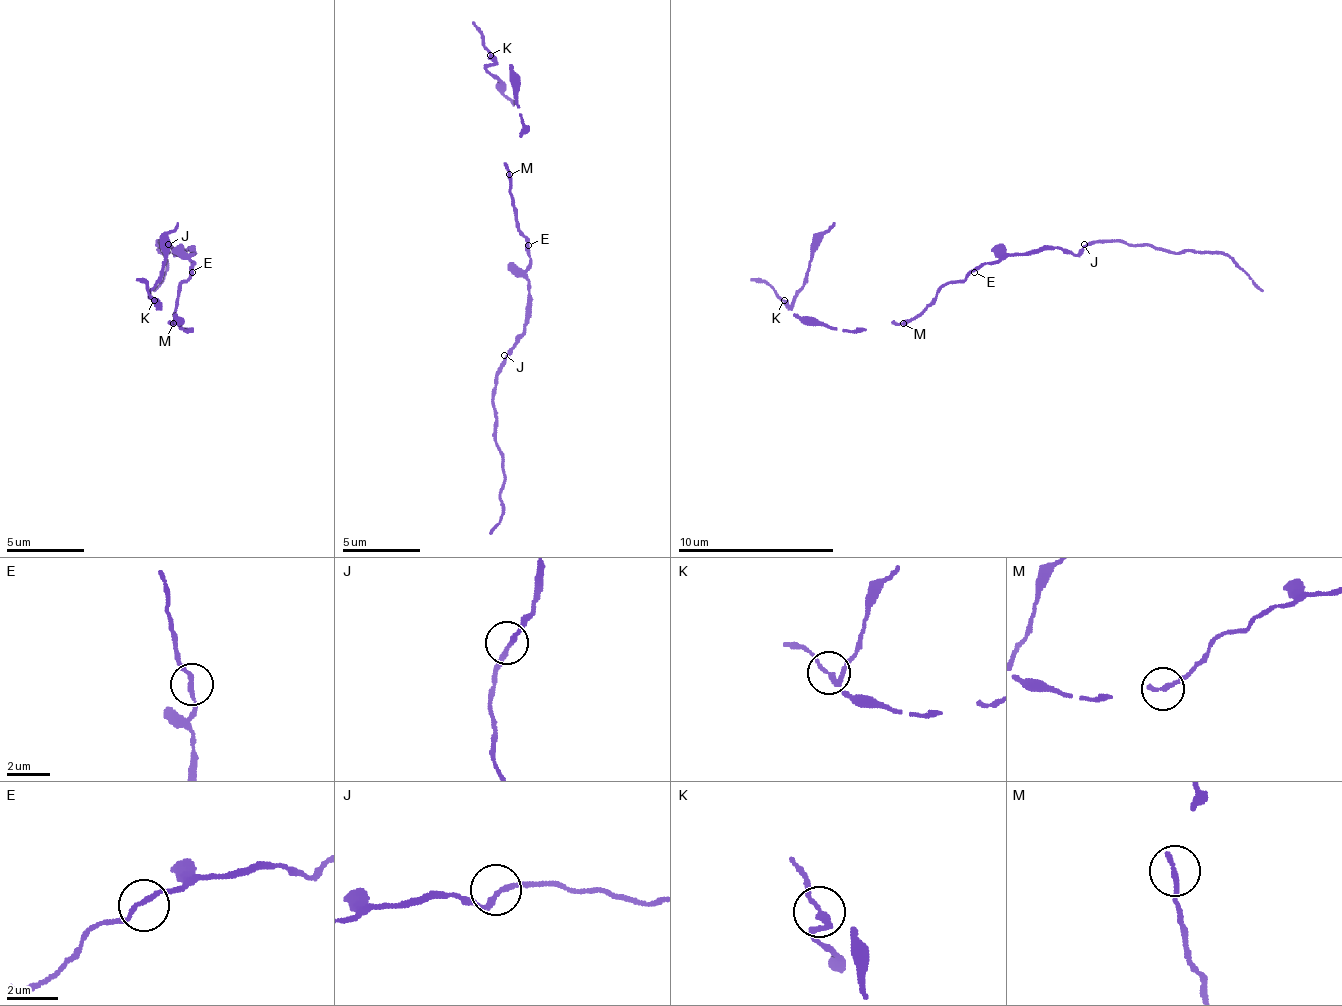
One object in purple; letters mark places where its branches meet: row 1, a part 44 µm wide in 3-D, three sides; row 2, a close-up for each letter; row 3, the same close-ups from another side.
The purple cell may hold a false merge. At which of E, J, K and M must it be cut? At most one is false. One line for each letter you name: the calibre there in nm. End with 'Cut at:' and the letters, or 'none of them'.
K: 240 nm thick
Cut at: K

